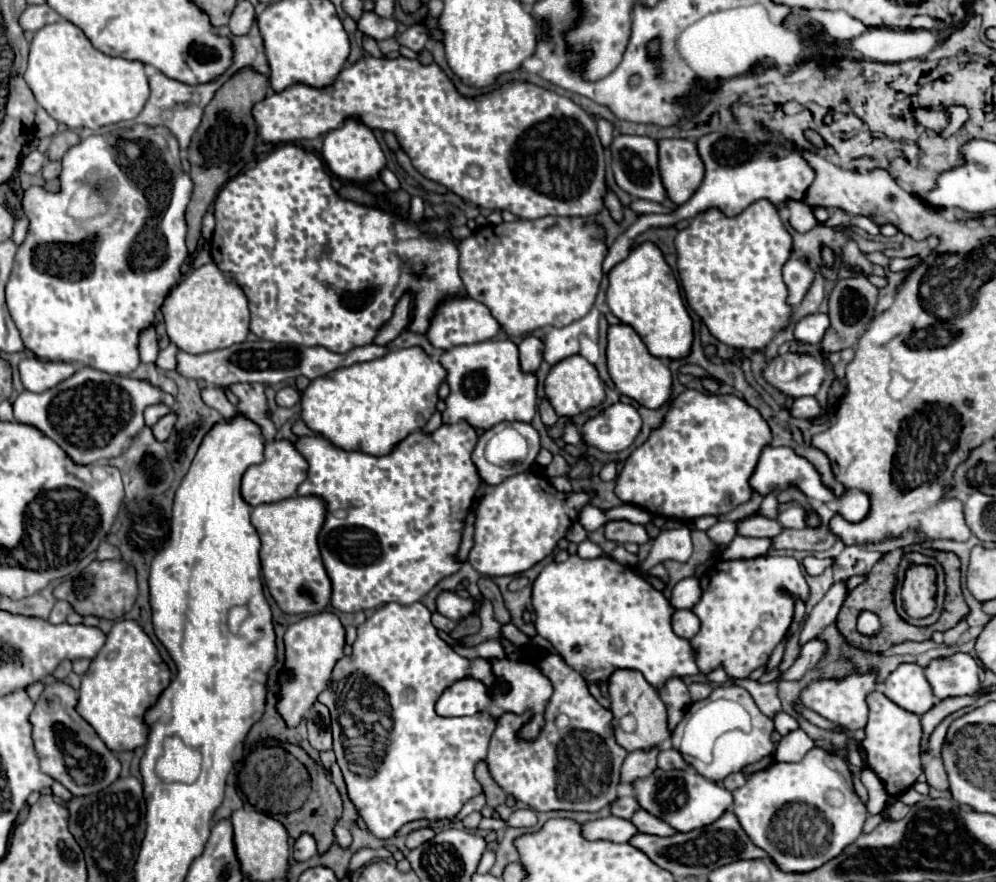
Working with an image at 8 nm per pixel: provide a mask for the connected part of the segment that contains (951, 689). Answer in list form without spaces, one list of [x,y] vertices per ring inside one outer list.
[[[958,652],[948,658],[930,662],[926,668],[926,678],[934,690],[934,696],[944,700],[950,696],[976,694],[980,688],[978,670],[980,666],[970,654]]]

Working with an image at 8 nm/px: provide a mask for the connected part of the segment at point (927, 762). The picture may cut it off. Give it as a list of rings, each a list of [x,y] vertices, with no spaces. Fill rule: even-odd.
[[[926,756],[922,760],[922,768],[924,768],[924,774],[926,774],[926,782],[932,788],[936,788],[936,790],[948,790],[948,778],[946,778],[946,772],[944,772],[942,758],[930,758],[930,756]]]

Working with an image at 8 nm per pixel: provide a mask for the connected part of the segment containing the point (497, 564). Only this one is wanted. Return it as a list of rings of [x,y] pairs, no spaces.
[[[522,472],[522,474],[510,476],[496,486],[482,484],[480,490],[478,490],[480,504],[476,508],[474,546],[470,550],[468,562],[480,574],[486,574],[486,576],[512,576],[512,574],[520,574],[520,572],[532,568],[534,564],[544,560],[548,554],[552,554],[558,540],[566,536],[568,528],[578,520],[582,508],[586,504],[590,504],[590,500],[594,496],[596,496],[594,490],[590,490],[590,492],[570,492],[570,496],[568,496],[566,492],[558,492],[546,478],[540,478],[540,484],[538,484],[538,476],[532,474],[532,472]]]

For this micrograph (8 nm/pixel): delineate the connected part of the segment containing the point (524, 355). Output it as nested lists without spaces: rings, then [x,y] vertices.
[[[524,336],[518,344],[520,348],[520,364],[526,372],[536,372],[540,362],[542,362],[542,350],[544,350],[544,344],[540,338],[536,336]]]

